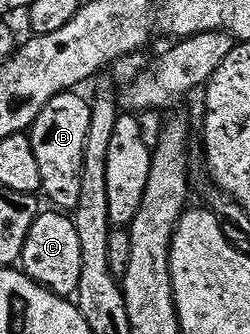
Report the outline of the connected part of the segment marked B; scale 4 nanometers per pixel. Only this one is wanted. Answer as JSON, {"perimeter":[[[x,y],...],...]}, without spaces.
{"perimeter":[[[77,92],[55,96],[35,119],[28,131],[31,148],[35,148],[35,160],[39,160],[39,176],[44,197],[54,202],[61,212],[76,211],[83,196],[85,183],[85,153],[93,123],[93,107],[84,102]]]}

